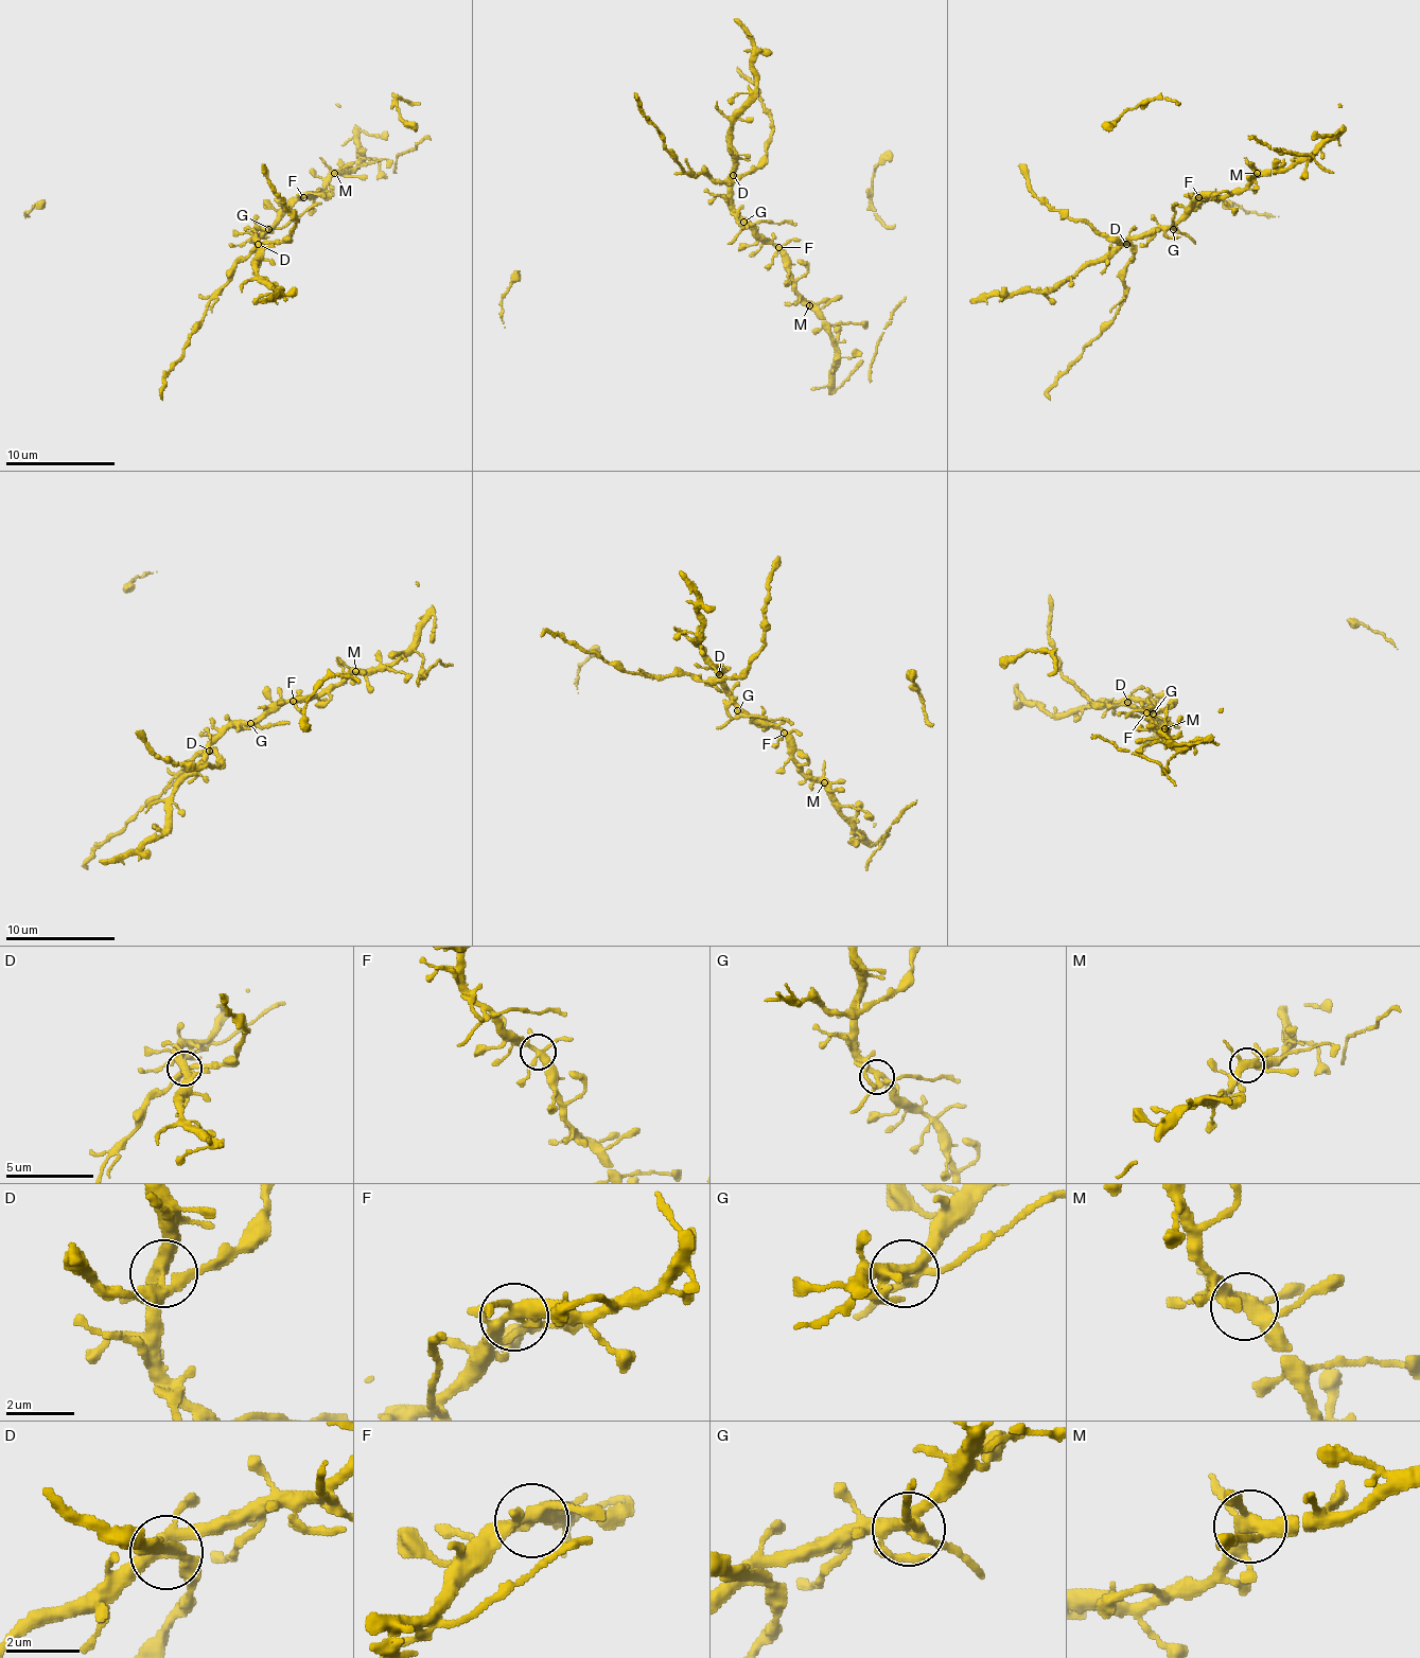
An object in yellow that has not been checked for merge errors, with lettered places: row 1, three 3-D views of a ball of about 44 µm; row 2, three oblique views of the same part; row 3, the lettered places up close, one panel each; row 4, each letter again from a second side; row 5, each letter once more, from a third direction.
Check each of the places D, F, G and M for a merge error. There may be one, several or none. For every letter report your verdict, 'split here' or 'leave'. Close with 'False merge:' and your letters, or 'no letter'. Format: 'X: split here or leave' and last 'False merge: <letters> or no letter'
D: split here
F: leave
G: split here
M: leave
False merge: D, G

